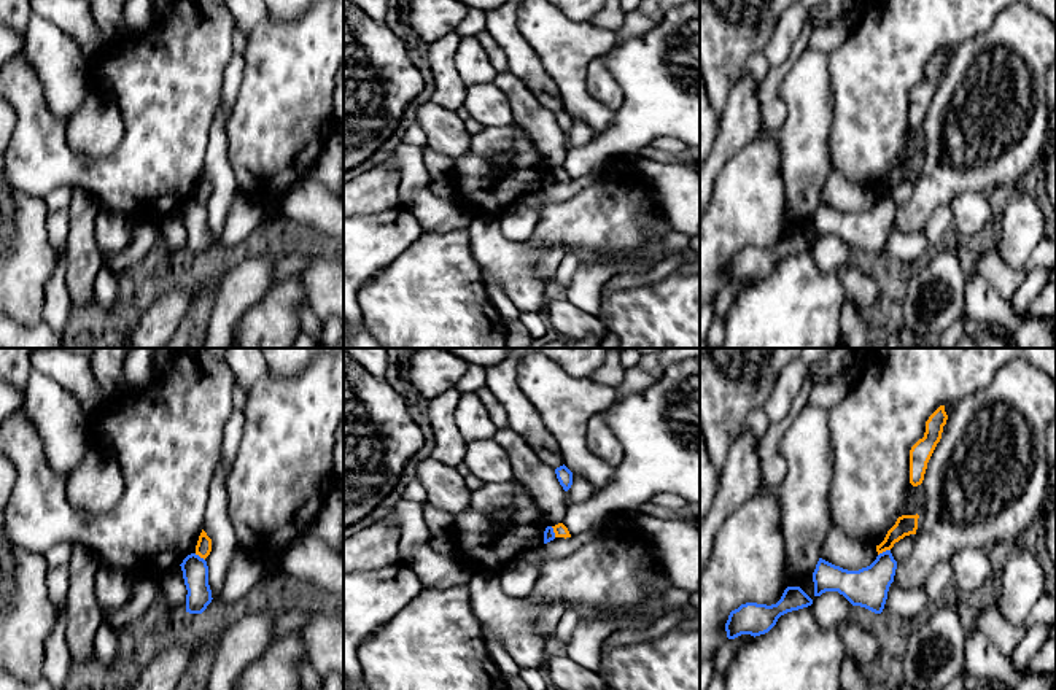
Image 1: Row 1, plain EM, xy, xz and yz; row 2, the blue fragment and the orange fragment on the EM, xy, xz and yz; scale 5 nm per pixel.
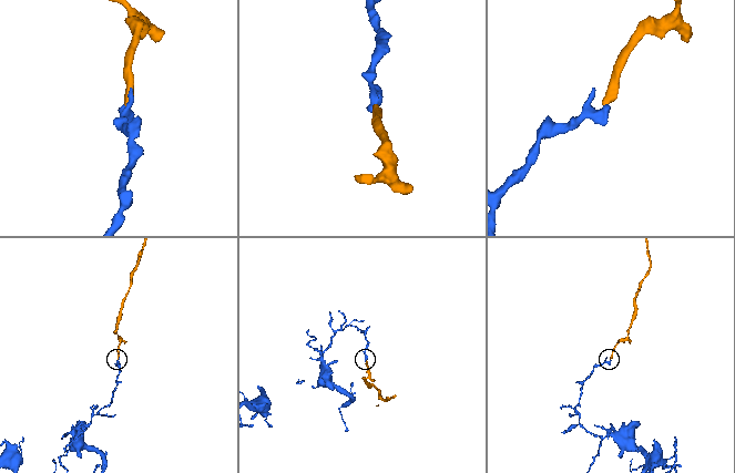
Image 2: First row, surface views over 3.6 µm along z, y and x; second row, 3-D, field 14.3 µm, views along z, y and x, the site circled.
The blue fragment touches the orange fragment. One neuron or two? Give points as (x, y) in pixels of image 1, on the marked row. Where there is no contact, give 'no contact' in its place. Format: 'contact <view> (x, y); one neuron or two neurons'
contact yz (883, 552); two neurons

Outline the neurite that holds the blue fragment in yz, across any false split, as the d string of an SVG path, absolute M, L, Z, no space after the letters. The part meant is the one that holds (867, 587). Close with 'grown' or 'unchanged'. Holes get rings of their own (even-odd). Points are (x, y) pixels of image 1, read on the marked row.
M891 550L879 553L870 566L859 571L848 571L819 558L813 572L814 596L821 596L825 591L838 591L852 606L881 614L895 569L897 561Z | unchanged

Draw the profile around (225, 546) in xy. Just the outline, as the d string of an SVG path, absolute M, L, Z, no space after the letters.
M219 458L208 491L204 525L204 531L212 539L212 552L205 561L208 566L208 585L213 599L200 615L216 615L226 611L221 599L221 590L231 560L242 550L226 512L226 480L227 474L223 469L223 458Z

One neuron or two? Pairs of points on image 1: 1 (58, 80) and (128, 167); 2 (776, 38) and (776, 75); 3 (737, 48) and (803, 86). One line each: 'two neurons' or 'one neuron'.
1: two neurons
2: two neurons
3: two neurons

